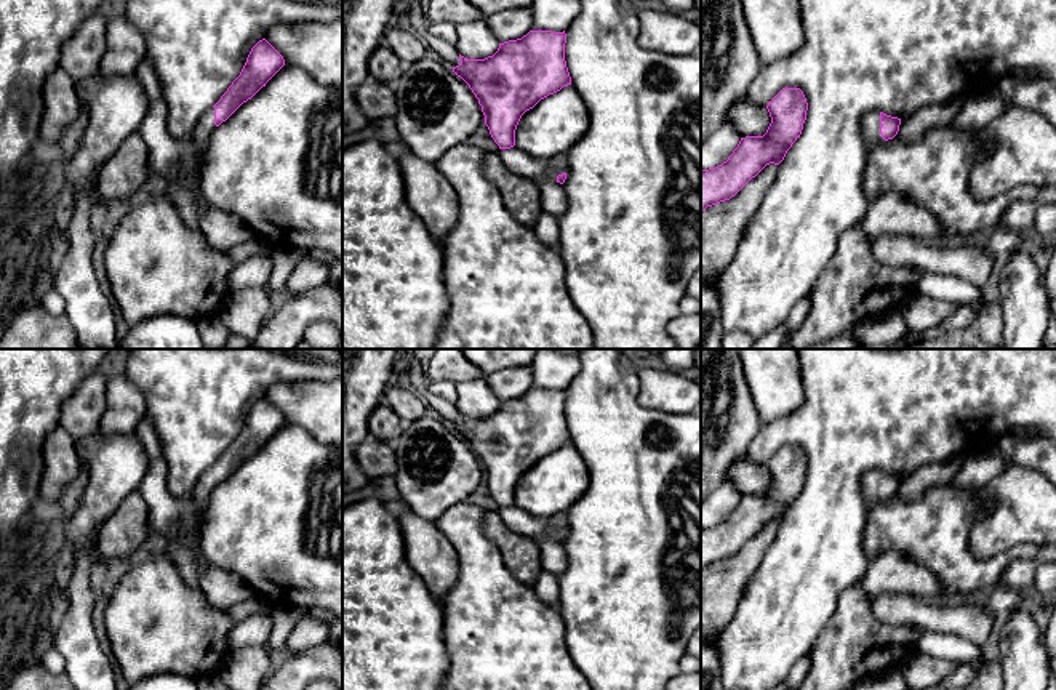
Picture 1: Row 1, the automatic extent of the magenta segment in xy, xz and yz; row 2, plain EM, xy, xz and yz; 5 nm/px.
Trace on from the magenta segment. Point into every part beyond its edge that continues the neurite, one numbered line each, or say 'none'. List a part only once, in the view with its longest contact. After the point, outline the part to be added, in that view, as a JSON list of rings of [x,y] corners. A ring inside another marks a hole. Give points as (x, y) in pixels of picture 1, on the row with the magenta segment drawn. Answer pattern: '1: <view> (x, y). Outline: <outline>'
1: yz (869, 122). Outline: [[[870,110],[861,117],[861,130],[867,144],[883,142],[880,134],[880,112]]]

